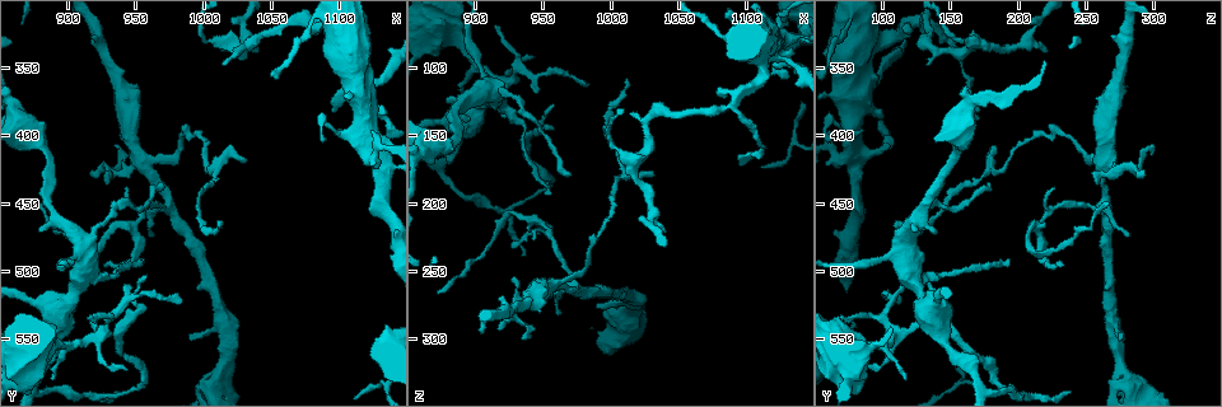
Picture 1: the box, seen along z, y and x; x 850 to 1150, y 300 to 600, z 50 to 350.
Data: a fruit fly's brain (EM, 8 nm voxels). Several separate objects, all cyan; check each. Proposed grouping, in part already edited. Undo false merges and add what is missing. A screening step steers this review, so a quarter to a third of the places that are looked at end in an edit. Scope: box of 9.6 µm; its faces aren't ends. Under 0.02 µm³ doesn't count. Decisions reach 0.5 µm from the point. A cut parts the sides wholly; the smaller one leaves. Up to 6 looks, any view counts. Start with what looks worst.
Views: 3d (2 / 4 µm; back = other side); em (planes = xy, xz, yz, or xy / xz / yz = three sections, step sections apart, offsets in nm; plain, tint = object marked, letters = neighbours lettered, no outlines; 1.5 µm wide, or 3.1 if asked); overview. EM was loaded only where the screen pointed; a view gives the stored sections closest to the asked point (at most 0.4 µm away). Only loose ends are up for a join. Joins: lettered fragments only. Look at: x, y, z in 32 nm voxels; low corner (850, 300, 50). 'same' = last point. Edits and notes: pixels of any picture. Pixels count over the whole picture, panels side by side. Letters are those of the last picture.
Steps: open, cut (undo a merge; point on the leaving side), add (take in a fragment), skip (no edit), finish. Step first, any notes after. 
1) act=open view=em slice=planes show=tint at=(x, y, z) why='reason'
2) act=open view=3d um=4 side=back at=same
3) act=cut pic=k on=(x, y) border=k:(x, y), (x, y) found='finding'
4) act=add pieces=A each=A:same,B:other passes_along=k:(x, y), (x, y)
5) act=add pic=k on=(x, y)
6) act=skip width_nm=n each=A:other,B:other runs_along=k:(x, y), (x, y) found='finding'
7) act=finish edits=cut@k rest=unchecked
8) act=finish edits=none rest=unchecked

act=open view=em slice=planes show=letters at=(1012, 466, 106) why='an open end'

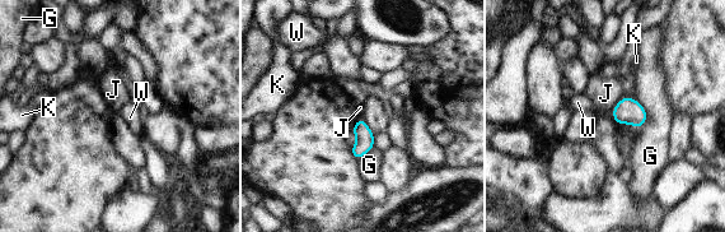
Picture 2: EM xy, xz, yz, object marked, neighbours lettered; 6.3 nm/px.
act=skip each=G:other,J:other,K:other,W:other border=2:(361, 117), (373, 134) found='none of them fits'

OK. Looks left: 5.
act=open view=3d um=2 at=(1032, 420, 180) why='free end'

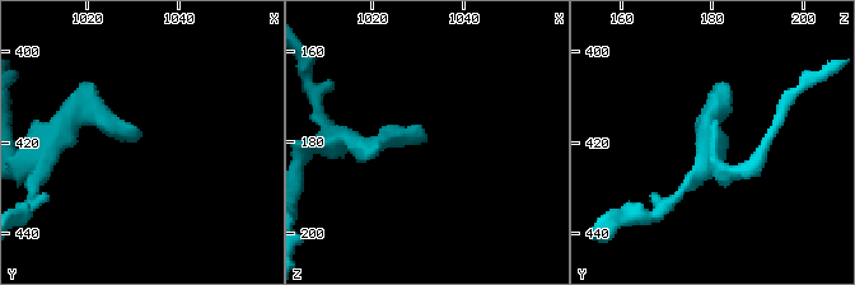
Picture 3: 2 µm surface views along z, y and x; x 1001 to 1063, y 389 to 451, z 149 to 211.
act=open view=em slice=planes show=letters at=(1032, 418, 178) why='shape alone is not enough'

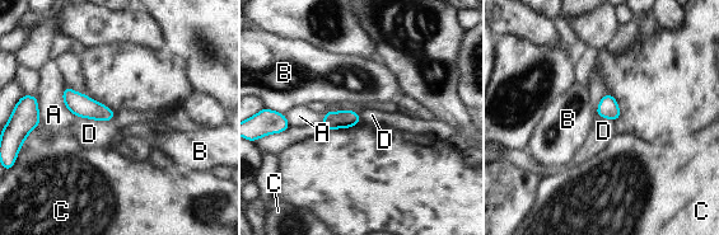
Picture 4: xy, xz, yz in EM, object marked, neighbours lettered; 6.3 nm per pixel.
act=skip each=A:other,B:other,C:other,D:other border=4:(116, 112), (108, 121), (75, 114) found='no lettered fragment goes on from it'

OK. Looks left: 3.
act=open view=3d um=4 side=back at=(958, 474, 282)

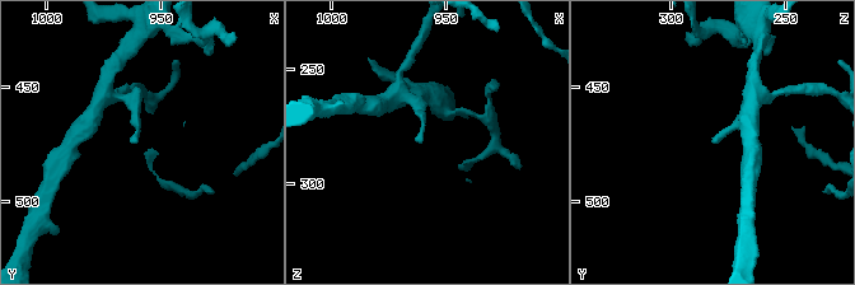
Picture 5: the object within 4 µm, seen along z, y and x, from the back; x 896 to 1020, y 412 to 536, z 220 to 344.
act=open view=em slice=xy step=8 show=tint at=(960, 474, 280)

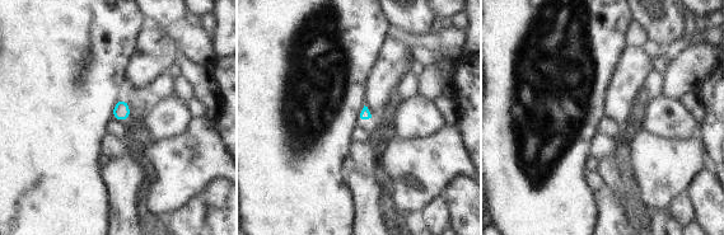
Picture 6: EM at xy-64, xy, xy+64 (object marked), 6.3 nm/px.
act=open view=em slice=planes show=letters at=same why='another direction'

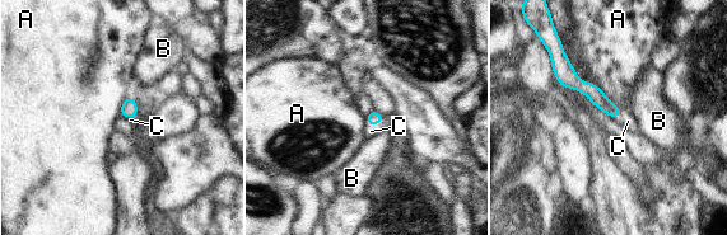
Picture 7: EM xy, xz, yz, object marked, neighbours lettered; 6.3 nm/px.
act=add pic=7 on=(371, 131) width_nm=90 each=A:other,B:other,C:same found='the neuron continues'

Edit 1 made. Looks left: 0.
act=finish edits=add@7 rest=unchecked

